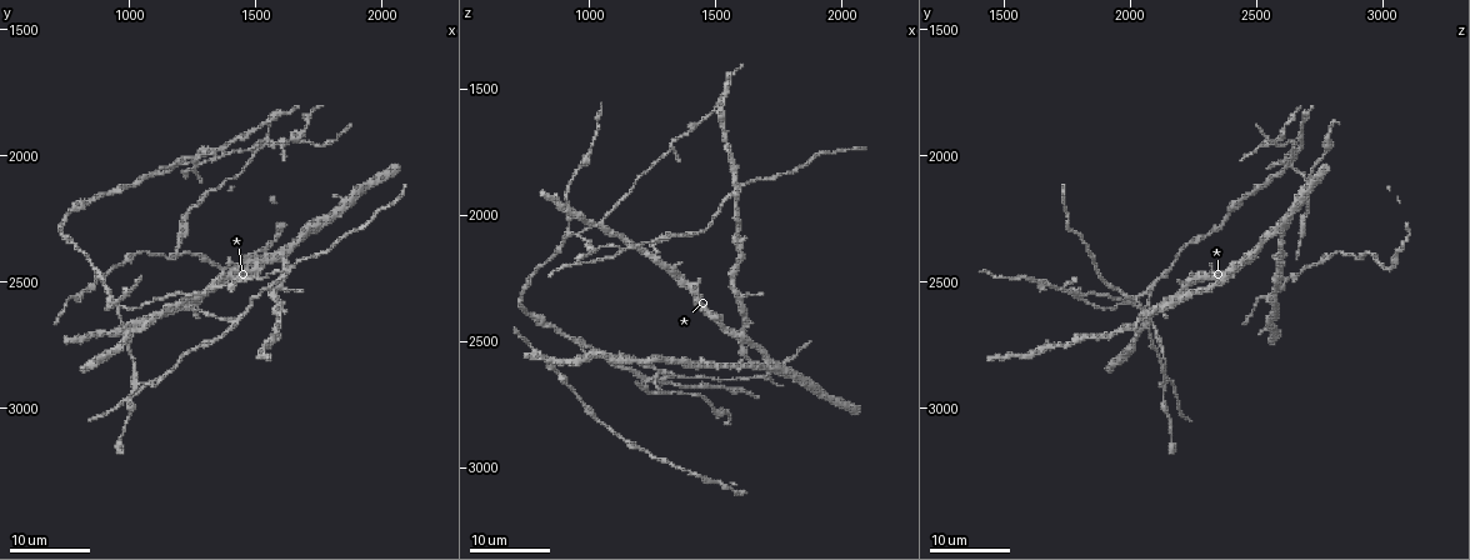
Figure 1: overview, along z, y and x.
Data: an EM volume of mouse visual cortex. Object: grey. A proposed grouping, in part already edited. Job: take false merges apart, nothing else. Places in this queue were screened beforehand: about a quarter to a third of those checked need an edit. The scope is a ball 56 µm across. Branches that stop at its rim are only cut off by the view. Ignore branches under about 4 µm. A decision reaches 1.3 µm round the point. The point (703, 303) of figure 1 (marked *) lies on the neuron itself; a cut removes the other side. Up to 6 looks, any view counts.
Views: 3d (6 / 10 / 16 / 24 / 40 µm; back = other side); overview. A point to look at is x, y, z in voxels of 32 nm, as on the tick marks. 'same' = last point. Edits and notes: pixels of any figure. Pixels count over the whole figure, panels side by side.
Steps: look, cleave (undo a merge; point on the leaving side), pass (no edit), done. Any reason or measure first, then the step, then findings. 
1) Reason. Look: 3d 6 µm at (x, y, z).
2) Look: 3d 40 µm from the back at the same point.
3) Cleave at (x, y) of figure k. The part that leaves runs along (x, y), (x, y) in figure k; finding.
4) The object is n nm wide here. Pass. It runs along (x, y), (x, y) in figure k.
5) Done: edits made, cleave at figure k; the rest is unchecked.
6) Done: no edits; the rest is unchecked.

A fork. Look: 3d 24 µm at (960, 2590, 2070).

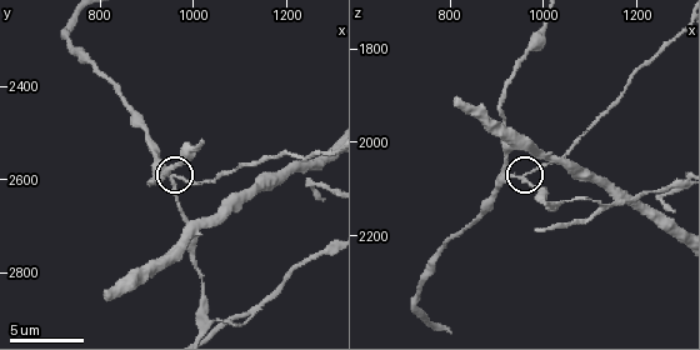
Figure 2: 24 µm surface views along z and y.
Look: 3d 6 µm at (970, 2600, 2070).

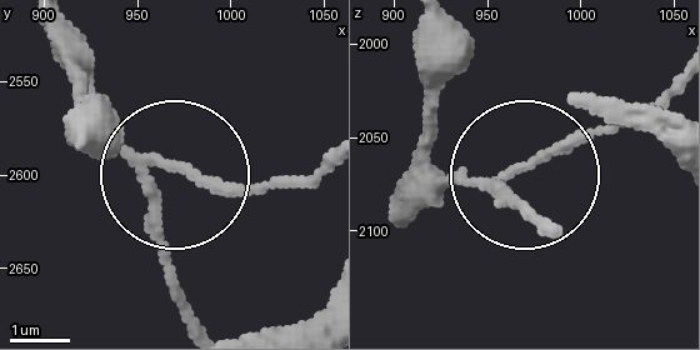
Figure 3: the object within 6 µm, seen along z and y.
The side arm is 33 µm long; 3 arms meet here. Cleave at (219, 185) of figure 3. Two neurons meet here.

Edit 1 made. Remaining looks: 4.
Two arms in line, one across. Look: 3d 16 µm at (1120, 2885, 2140).

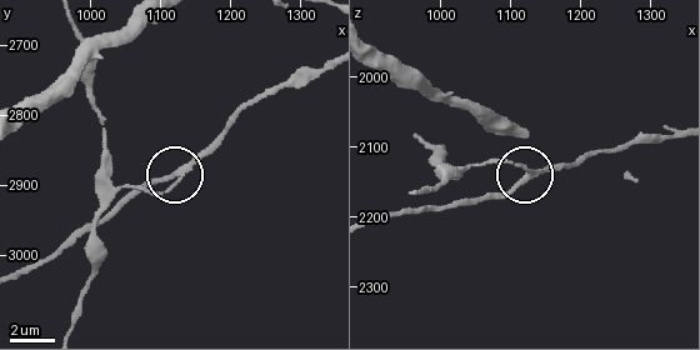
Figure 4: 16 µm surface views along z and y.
Look: 3d 16 µm from the back at (1125, 2885, 2145).

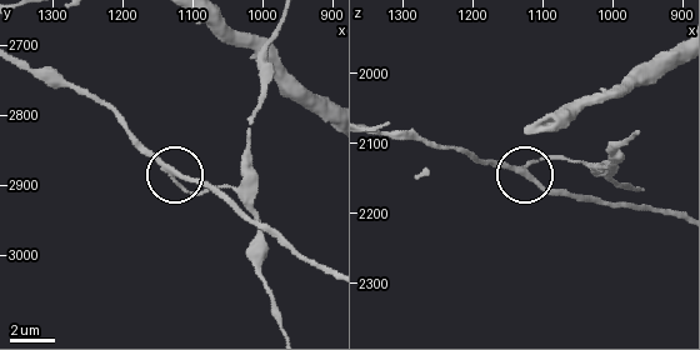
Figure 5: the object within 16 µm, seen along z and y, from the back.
Cleave at (199, 178) of figure 5. The part that leaves runs along (170, 171), (111, 113), (21, 68) in figure 5; two neurons meet here.

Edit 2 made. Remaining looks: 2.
Done: edits made, cleave at figure 3, cleave at figure 5; the rest is unchecked.

